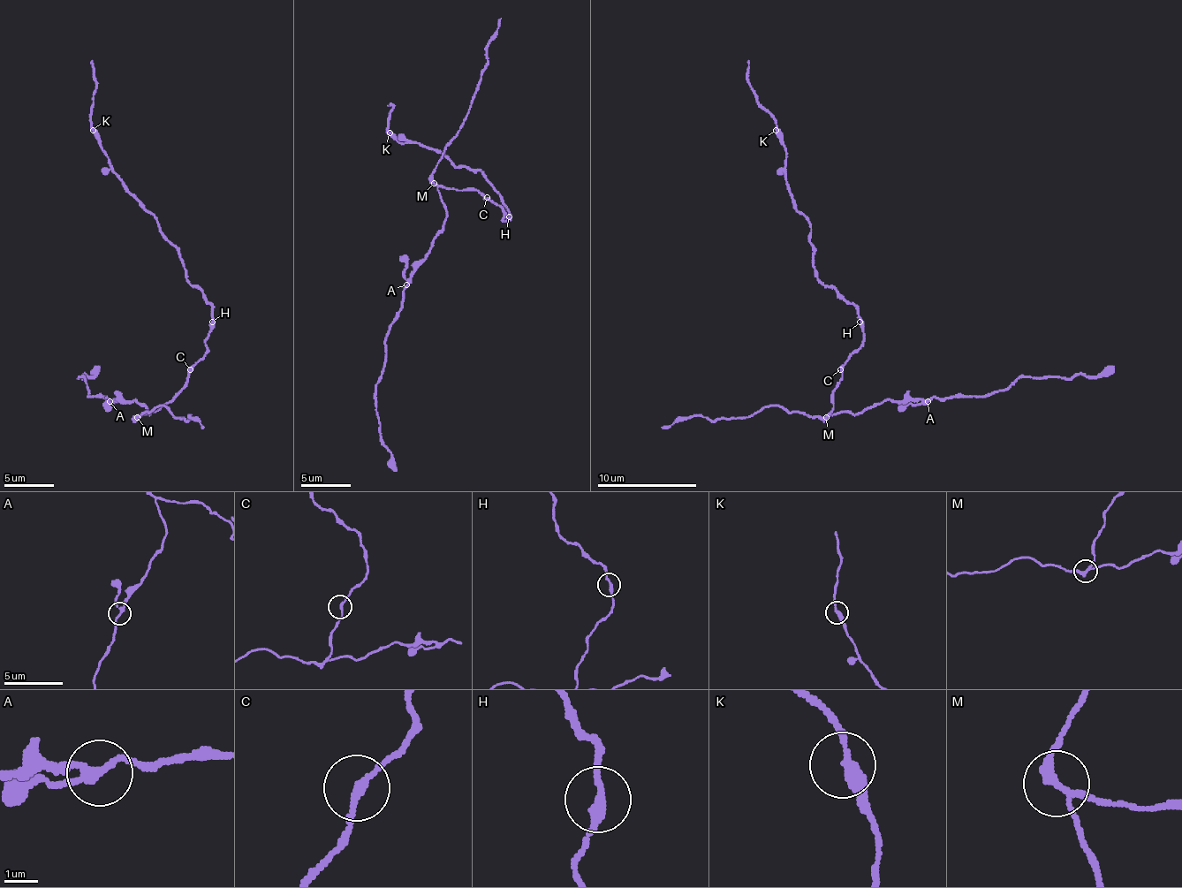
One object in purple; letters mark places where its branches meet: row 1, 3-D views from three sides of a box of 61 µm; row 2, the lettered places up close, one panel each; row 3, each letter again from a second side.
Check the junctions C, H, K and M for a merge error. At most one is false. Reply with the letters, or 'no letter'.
M

